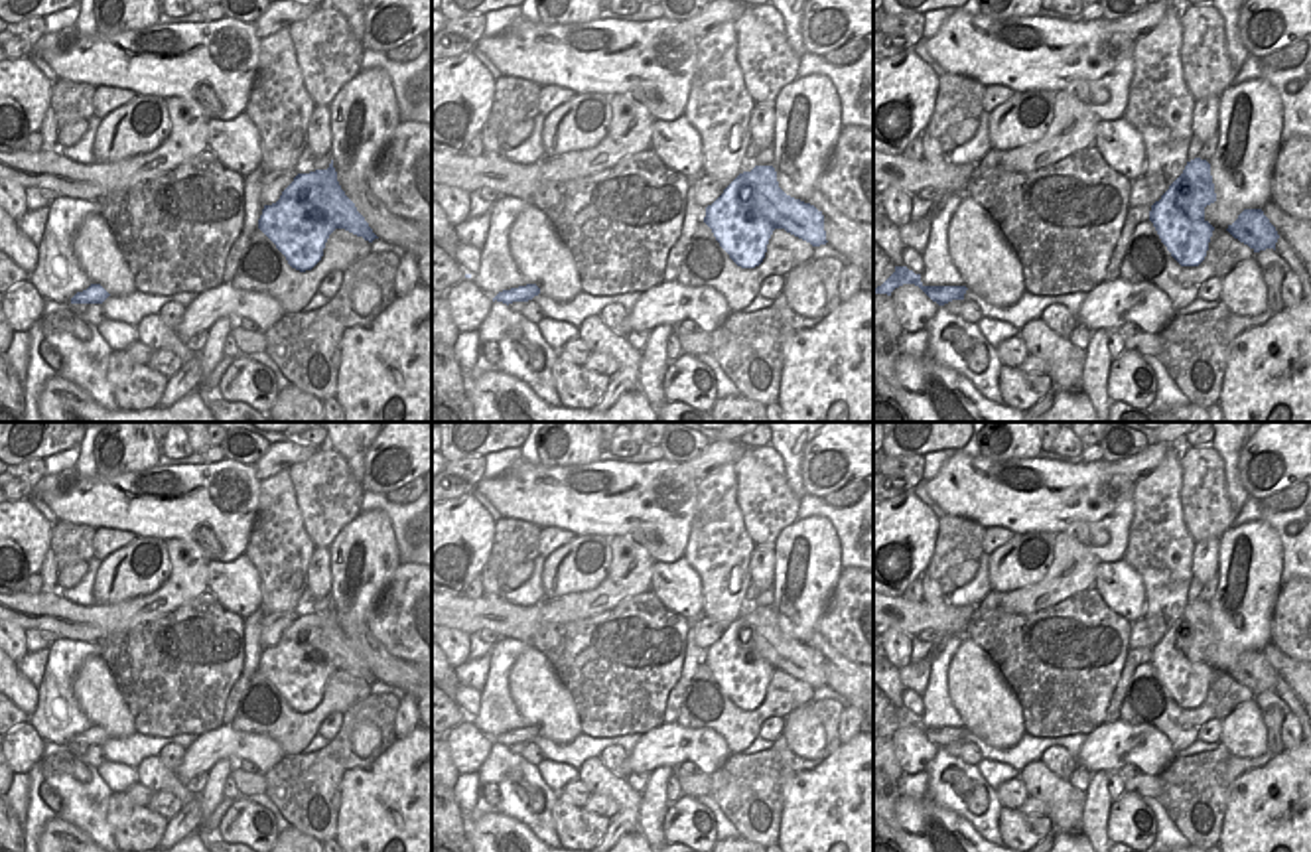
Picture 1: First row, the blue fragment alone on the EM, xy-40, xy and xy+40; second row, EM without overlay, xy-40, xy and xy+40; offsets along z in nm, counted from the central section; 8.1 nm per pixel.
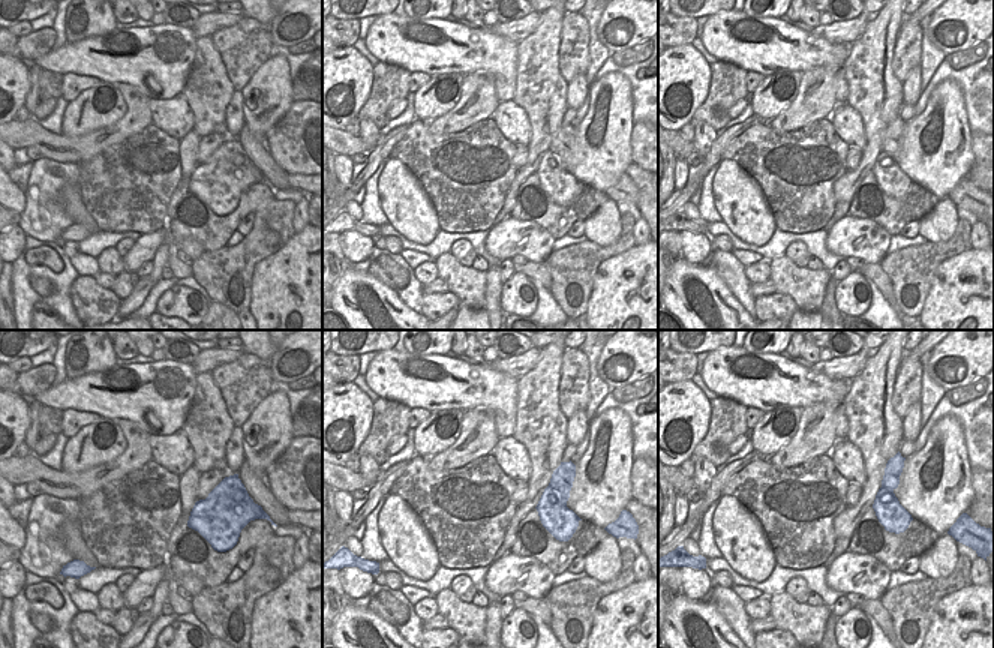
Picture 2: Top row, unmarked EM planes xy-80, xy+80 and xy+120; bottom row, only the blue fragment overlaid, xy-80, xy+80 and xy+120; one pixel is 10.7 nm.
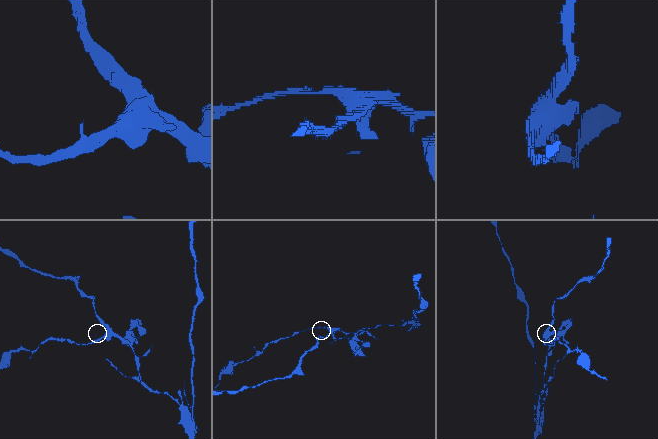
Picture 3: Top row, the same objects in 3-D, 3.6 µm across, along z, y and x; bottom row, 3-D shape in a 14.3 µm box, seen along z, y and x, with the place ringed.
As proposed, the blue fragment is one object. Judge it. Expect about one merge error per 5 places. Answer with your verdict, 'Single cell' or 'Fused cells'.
Fused cells.

